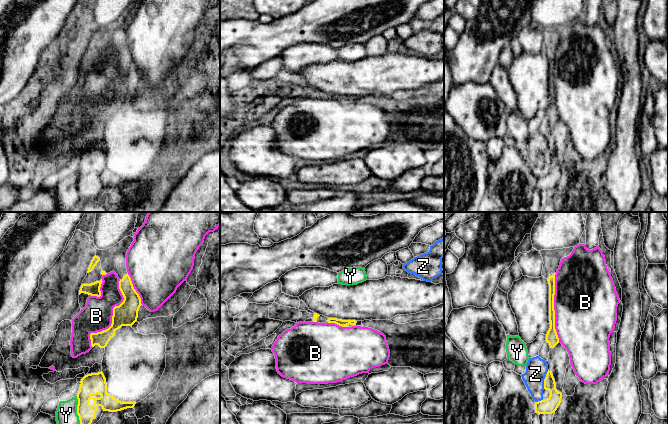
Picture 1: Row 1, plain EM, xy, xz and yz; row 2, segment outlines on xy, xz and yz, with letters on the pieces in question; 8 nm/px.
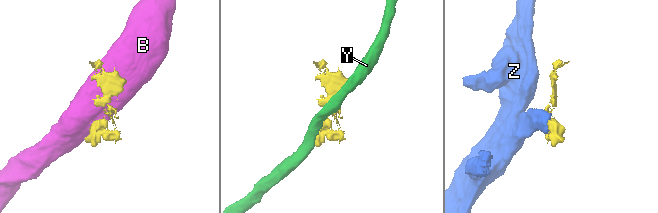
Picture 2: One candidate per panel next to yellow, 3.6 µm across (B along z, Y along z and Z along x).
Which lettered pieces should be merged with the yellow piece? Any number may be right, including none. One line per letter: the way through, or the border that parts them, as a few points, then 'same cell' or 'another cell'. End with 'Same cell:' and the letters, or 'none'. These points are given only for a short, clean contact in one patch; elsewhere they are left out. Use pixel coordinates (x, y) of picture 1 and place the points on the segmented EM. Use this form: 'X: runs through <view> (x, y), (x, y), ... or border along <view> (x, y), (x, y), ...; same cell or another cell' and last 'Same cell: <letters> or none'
B: another cell
Y: border along xy (76, 395), (77, 415), (80, 423); another cell
Z: runs through yz (548, 406), (553, 390), (544, 379), (536, 369); same cell
Same cell: Z

